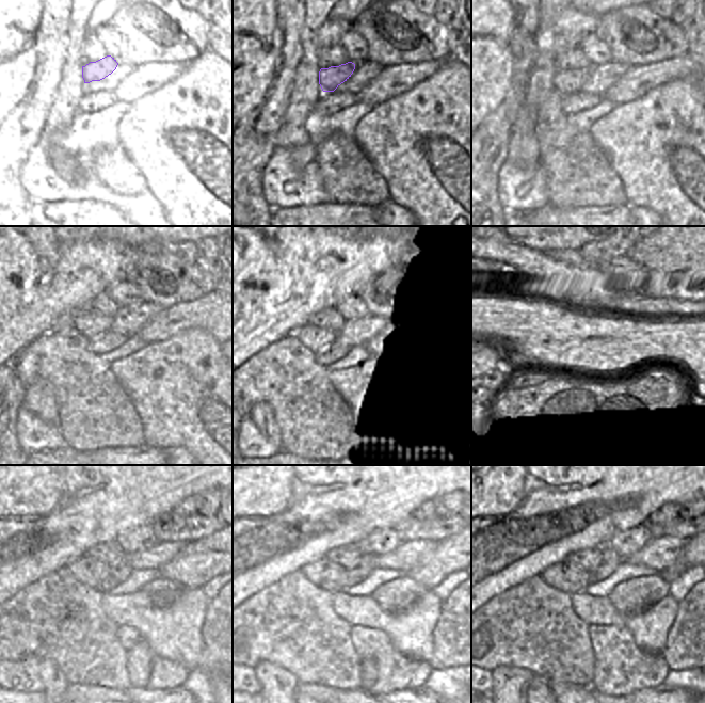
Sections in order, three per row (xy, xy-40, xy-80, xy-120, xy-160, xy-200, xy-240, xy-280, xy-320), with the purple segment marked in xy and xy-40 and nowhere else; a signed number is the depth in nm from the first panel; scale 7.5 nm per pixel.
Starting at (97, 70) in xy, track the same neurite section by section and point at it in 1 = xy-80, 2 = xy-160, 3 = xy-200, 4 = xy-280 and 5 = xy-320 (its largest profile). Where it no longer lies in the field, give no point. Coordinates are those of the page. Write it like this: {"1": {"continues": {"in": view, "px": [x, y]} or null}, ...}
{"1": {"continues": {"in": "xy-80", "px": [565, 82]}}, "2": {"continues": {"in": "xy-160", "px": [323, 329]}}, "3": {"continues": {"in": "xy-200", "px": [563, 331]}}, "4": {"continues": {"in": "xy-280", "px": [324, 574]}}, "5": {"continues": {"in": "xy-320", "px": [565, 576]}}}

